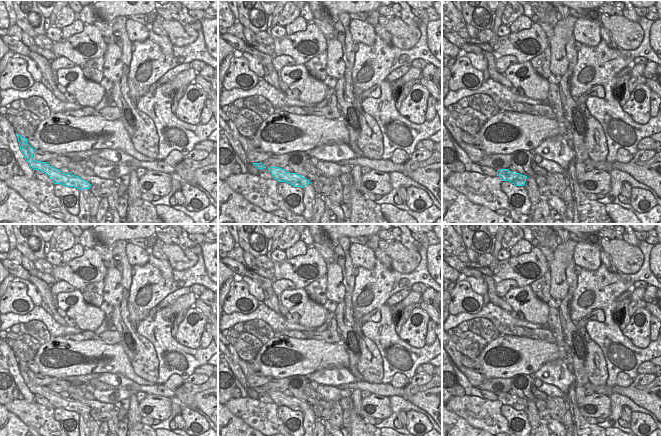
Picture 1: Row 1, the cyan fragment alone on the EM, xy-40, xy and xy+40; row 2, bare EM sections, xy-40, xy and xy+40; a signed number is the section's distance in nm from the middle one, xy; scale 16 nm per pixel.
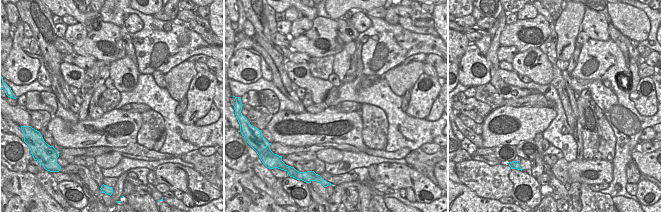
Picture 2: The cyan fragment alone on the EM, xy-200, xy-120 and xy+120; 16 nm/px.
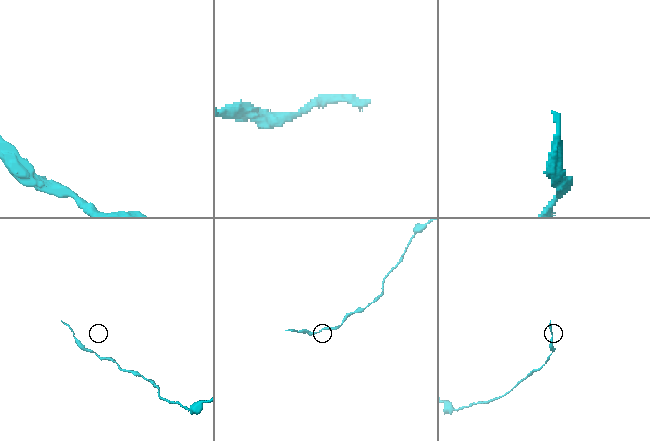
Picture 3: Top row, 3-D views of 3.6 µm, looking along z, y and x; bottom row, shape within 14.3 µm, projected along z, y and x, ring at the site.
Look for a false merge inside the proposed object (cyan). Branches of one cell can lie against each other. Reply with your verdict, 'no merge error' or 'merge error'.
merge error

